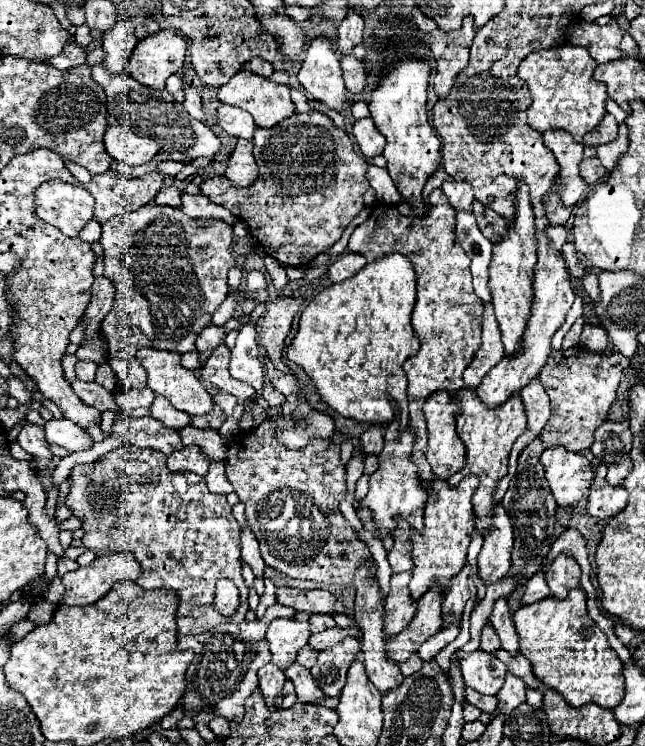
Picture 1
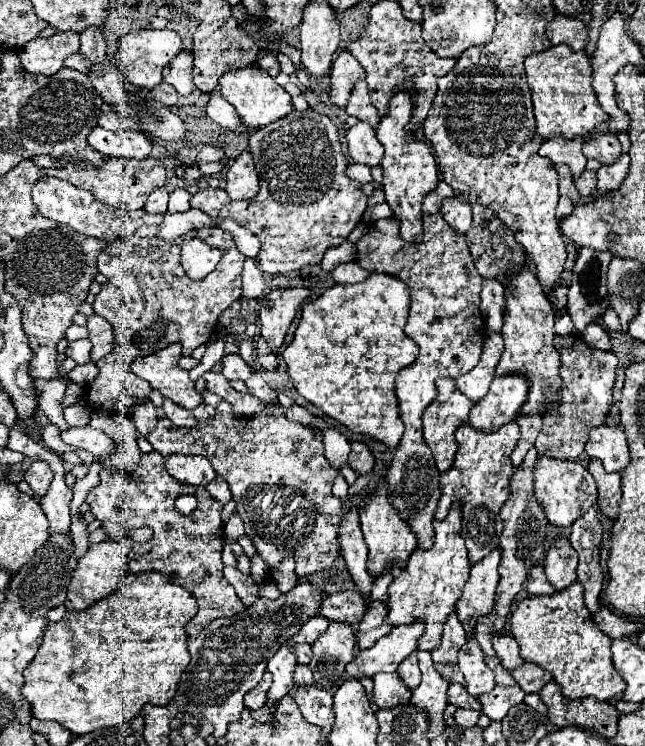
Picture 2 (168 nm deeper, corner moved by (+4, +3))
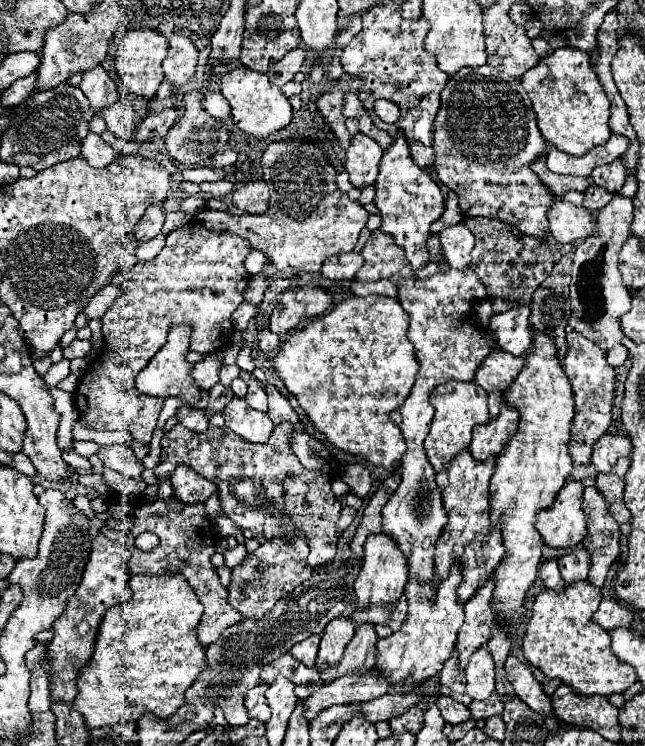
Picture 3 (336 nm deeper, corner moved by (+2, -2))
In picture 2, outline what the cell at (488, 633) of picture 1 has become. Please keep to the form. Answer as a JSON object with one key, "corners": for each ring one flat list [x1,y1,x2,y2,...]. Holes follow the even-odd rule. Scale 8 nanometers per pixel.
{"corners":[[488,657,488,665,496,673,496,687,490,693,478,697,478,701,482,703,484,715,488,715,494,721,502,721,510,707,524,701,526,693,520,689,520,685,508,671,500,669,498,657]]}

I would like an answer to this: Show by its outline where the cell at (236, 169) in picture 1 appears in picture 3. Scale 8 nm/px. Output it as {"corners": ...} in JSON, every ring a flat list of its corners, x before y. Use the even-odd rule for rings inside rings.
{"corners":[[264,180,238,182,232,190,232,204,248,214,262,214,268,210,268,186]]}

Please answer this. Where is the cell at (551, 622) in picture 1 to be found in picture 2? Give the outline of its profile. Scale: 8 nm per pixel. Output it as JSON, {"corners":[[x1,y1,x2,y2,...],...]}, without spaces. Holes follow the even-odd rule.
{"corners":[[578,581,554,595,524,597,512,613,510,623,522,657,550,669,554,681,562,687,564,697,582,699,592,695,610,701,626,689,626,681,612,665,612,639,592,621,592,615,584,605,584,587]]}

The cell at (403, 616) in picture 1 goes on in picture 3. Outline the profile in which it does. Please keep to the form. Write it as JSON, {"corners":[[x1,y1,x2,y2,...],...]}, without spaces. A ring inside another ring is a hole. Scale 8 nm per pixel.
{"corners":[[366,622,358,626,354,638,346,646,346,652,338,664,340,674,372,668,376,664,376,642,378,642,378,634,374,632,374,624]]}

